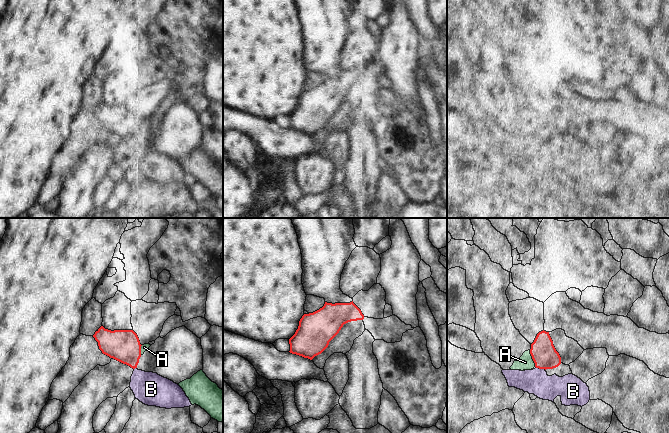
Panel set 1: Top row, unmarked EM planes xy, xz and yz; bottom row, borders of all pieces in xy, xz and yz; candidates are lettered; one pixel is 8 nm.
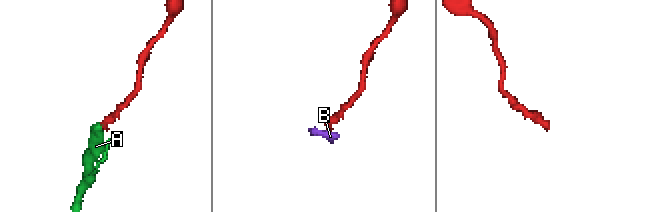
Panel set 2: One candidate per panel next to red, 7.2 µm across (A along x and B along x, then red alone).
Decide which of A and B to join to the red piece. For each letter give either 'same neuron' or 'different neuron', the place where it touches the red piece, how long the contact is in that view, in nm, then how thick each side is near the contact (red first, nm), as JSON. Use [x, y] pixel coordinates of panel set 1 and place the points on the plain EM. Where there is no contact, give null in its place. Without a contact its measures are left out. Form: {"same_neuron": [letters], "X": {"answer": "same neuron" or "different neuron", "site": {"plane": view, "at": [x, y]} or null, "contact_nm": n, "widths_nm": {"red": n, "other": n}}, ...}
{"same_neuron": ["A"], "A": {"answer": "same neuron", "site": {"plane": "yz", "at": [532, 134]}, "contact_nm": 140, "widths_nm": {"red": 200, "other": 120}}, "B": {"answer": "different neuron", "site": {"plane": "yz", "at": [541, 144]}, "contact_nm": 80, "widths_nm": {"red": 200, "other": 200}}}

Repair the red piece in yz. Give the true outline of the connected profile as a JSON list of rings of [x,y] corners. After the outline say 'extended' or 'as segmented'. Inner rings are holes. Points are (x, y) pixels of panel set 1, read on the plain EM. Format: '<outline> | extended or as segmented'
[[[541,107],[537,110],[531,125],[510,143],[511,146],[531,146],[534,143],[539,145],[553,145],[561,140],[561,133],[556,127],[549,108]]] | extended

